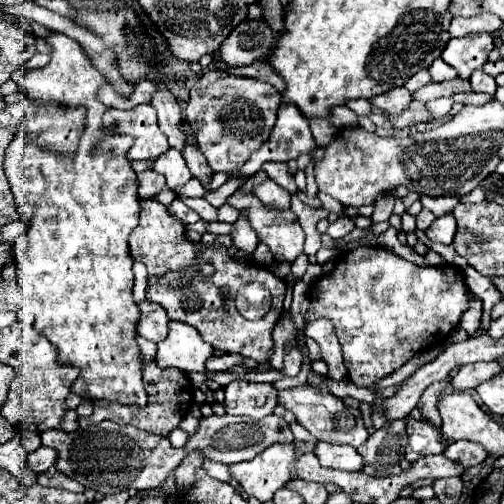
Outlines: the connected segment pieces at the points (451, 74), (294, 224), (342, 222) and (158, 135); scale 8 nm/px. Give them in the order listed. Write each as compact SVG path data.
M437 58L437 60L431 64L429 74L431 74L431 80L433 80L433 82L445 82L445 80L457 78L457 72L455 72L453 68L449 68L449 64L445 64L441 58Z
M239 190L227 202L237 210L247 210L253 230L259 240L269 246L277 262L293 262L303 252L305 232L291 210L267 212L253 194L243 194Z
M341 216L341 218L335 220L333 224L329 224L327 234L329 234L331 238L335 238L335 240L341 240L341 238L347 236L353 228L355 228L355 224L351 222L351 218L349 218L349 216Z
M139 104L131 110L113 110L113 126L117 132L135 136L135 144L127 152L129 160L157 158L169 150L167 136L159 130L151 104Z

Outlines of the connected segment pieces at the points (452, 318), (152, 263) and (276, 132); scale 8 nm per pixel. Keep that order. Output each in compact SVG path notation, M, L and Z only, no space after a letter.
M359 246L345 252L331 274L325 274L311 288L311 306L305 318L329 318L337 330L337 338L343 348L343 360L349 370L349 378L357 386L373 386L383 376L401 368L417 350L443 344L449 332L459 324L461 314L467 310L473 294L465 286L463 272L455 266L417 266L387 248Z
M141 200L139 224L135 232L129 236L129 248L131 248L133 260L143 262L151 276L161 276L165 272L183 270L183 268L193 268L193 270L199 270L201 274L213 274L211 264L197 262L195 252L199 246L185 238L185 228L179 222L173 222L173 216L157 200Z
M283 104L283 106L279 106L277 122L271 130L269 140L249 158L249 164L245 164L241 170L233 170L233 172L251 176L267 160L287 162L291 158L297 158L299 154L309 154L315 148L317 148L317 144L311 136L307 118L301 116L301 110L295 104Z

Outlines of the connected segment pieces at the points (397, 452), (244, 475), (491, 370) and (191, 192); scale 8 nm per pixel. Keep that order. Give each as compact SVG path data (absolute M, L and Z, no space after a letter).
M407 418L389 420L383 428L375 430L365 444L357 448L357 452L365 460L363 472L375 474L375 476L401 472L399 462L405 458L405 446L407 446L405 424L407 424Z
M273 444L273 448L267 448L265 452L261 452L261 456L255 456L253 460L241 464L233 464L231 472L233 478L239 480L239 484L249 496L255 496L259 502L267 502L273 500L273 494L279 488L283 488L289 482L289 478L293 478L293 466L295 466L295 444Z
M475 362L475 364L465 364L459 368L459 372L453 376L453 390L465 392L473 390L481 382L489 380L491 376L499 374L501 366L497 362Z
M191 178L185 186L181 186L177 190L177 194L181 194L181 196L199 196L199 198L207 196L207 192L203 190L203 184L197 178Z

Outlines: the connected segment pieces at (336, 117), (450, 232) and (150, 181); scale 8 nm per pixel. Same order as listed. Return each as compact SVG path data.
M337 106L331 110L329 114L329 122L335 128L349 128L349 126L357 126L357 114L351 112L347 106Z
M451 214L441 216L437 220L433 220L433 224L427 228L427 238L431 242L443 242L443 244L451 244L453 236L455 236L455 220Z
M147 170L139 174L139 196L141 198L151 198L153 194L161 192L163 186L165 186L165 178L157 174L155 170Z

